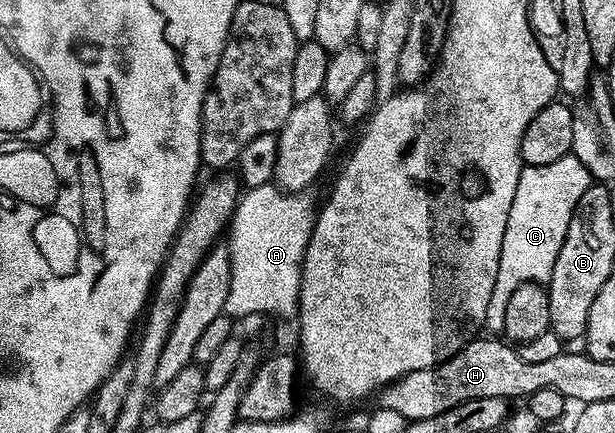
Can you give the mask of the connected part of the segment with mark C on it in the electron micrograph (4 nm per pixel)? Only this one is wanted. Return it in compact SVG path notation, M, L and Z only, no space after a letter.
M572 153L554 163L524 166L519 173L516 194L509 209L505 236L501 243L496 282L489 299L484 328L493 335L500 334L504 327L505 308L517 287L527 282L546 284L551 280L553 265L565 241L569 221L579 199L593 178L587 167Z

